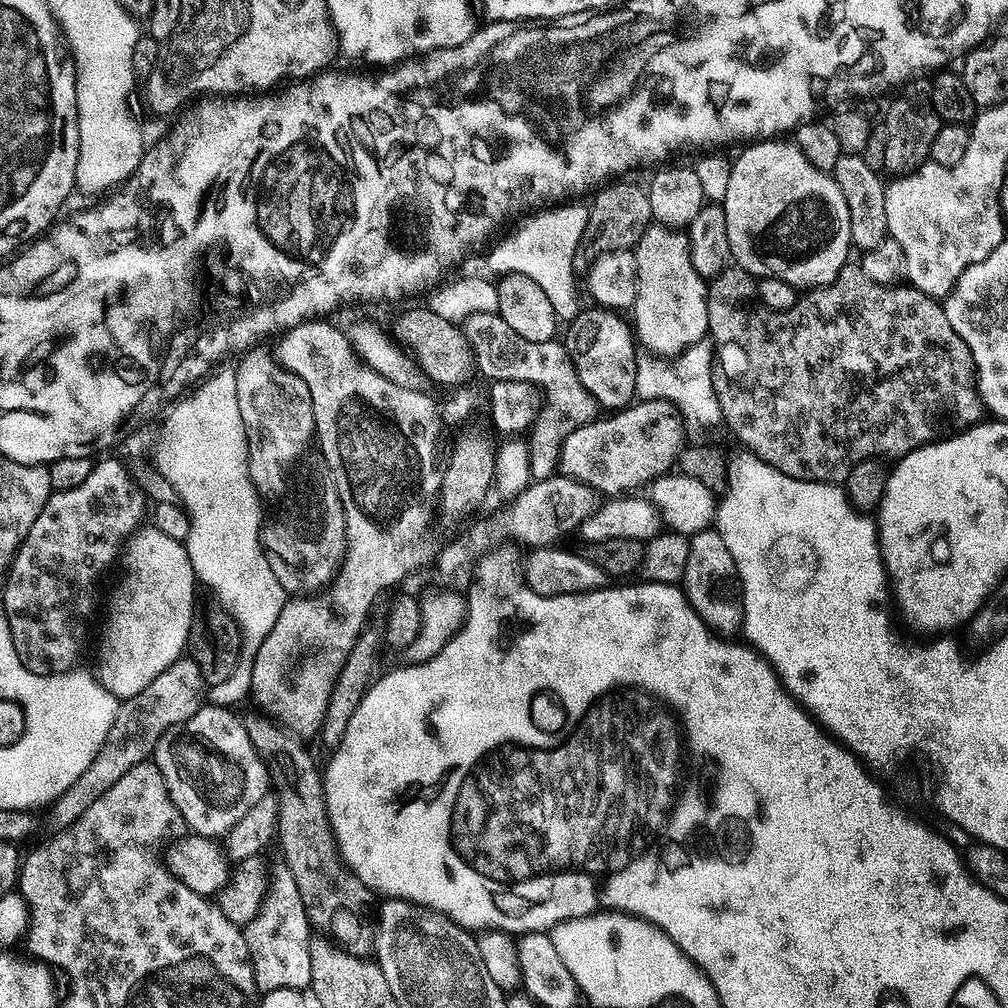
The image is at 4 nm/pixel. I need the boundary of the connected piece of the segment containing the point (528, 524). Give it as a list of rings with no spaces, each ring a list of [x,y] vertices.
[[[557,474],[545,480],[532,480],[531,484],[516,496],[509,505],[508,517],[504,520],[504,532],[516,538],[515,543],[528,544],[529,549],[555,545],[567,532],[575,533],[580,524],[598,507],[598,492],[581,480]]]

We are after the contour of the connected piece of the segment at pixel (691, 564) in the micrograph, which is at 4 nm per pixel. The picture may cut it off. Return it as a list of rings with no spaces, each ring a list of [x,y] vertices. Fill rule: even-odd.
[[[715,530],[696,532],[688,541],[690,554],[686,558],[686,574],[682,581],[685,598],[702,618],[702,622],[721,638],[736,638],[744,627],[744,590],[736,563],[726,542]]]

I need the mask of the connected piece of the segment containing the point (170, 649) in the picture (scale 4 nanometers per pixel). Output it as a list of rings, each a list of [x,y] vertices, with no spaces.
[[[141,526],[132,532],[122,544],[119,562],[124,567],[124,573],[108,600],[108,613],[100,628],[100,641],[96,644],[94,675],[106,690],[110,690],[112,696],[126,701],[141,690],[146,690],[146,686],[150,686],[150,682],[154,682],[162,670],[185,655],[192,614],[198,603],[198,581],[190,566],[187,547],[181,541],[170,538],[170,534],[162,534],[162,530],[155,526]]]

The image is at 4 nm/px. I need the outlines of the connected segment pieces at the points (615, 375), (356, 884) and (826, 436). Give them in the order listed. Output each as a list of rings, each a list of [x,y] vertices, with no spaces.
[[[601,306],[580,310],[567,325],[568,333],[562,336],[562,343],[572,357],[572,365],[582,382],[582,386],[595,397],[599,407],[604,410],[619,410],[633,403],[636,391],[636,370],[638,367],[638,344],[634,339],[629,321],[619,311]]]
[[[263,714],[255,715],[243,717],[246,734],[250,734],[250,742],[266,766],[274,796],[276,792],[276,804],[280,807],[276,812],[276,828],[280,831],[280,852],[284,855],[281,857],[290,874],[294,874],[308,923],[350,954],[371,957],[376,930],[364,911],[371,906],[374,894],[340,859],[328,821],[321,769],[318,764],[316,768],[311,754],[304,749],[307,747],[288,729]]]
[[[856,262],[845,264],[844,269],[840,271],[827,286],[805,291],[803,295],[797,299],[794,307],[785,312],[771,312],[769,308],[758,306],[756,298],[756,280],[745,268],[739,266],[726,267],[722,270],[722,274],[718,274],[708,284],[708,336],[714,345],[712,389],[716,395],[716,405],[720,408],[719,419],[721,421],[724,420],[725,426],[728,427],[746,447],[748,447],[745,449],[747,449],[751,455],[757,456],[763,464],[774,466],[774,470],[778,470],[782,474],[786,474],[795,480],[809,480],[810,482],[822,482],[823,484],[843,485],[844,480],[850,474],[853,464],[857,464],[863,460],[875,460],[877,458],[883,458],[885,461],[889,460],[888,462],[895,462],[899,460],[900,457],[910,454],[916,448],[921,448],[927,444],[935,444],[937,440],[942,440],[953,435],[954,430],[971,428],[973,425],[981,423],[983,416],[980,415],[985,415],[986,412],[986,405],[981,397],[977,383],[976,369],[972,363],[972,355],[966,346],[966,342],[962,342],[962,338],[958,338],[958,334],[950,326],[950,321],[946,318],[946,314],[944,313],[943,303],[941,303],[937,297],[922,294],[918,289],[911,286],[893,286],[890,284],[879,284],[878,282],[874,282],[870,278],[866,278],[866,274],[860,268],[859,263]]]

